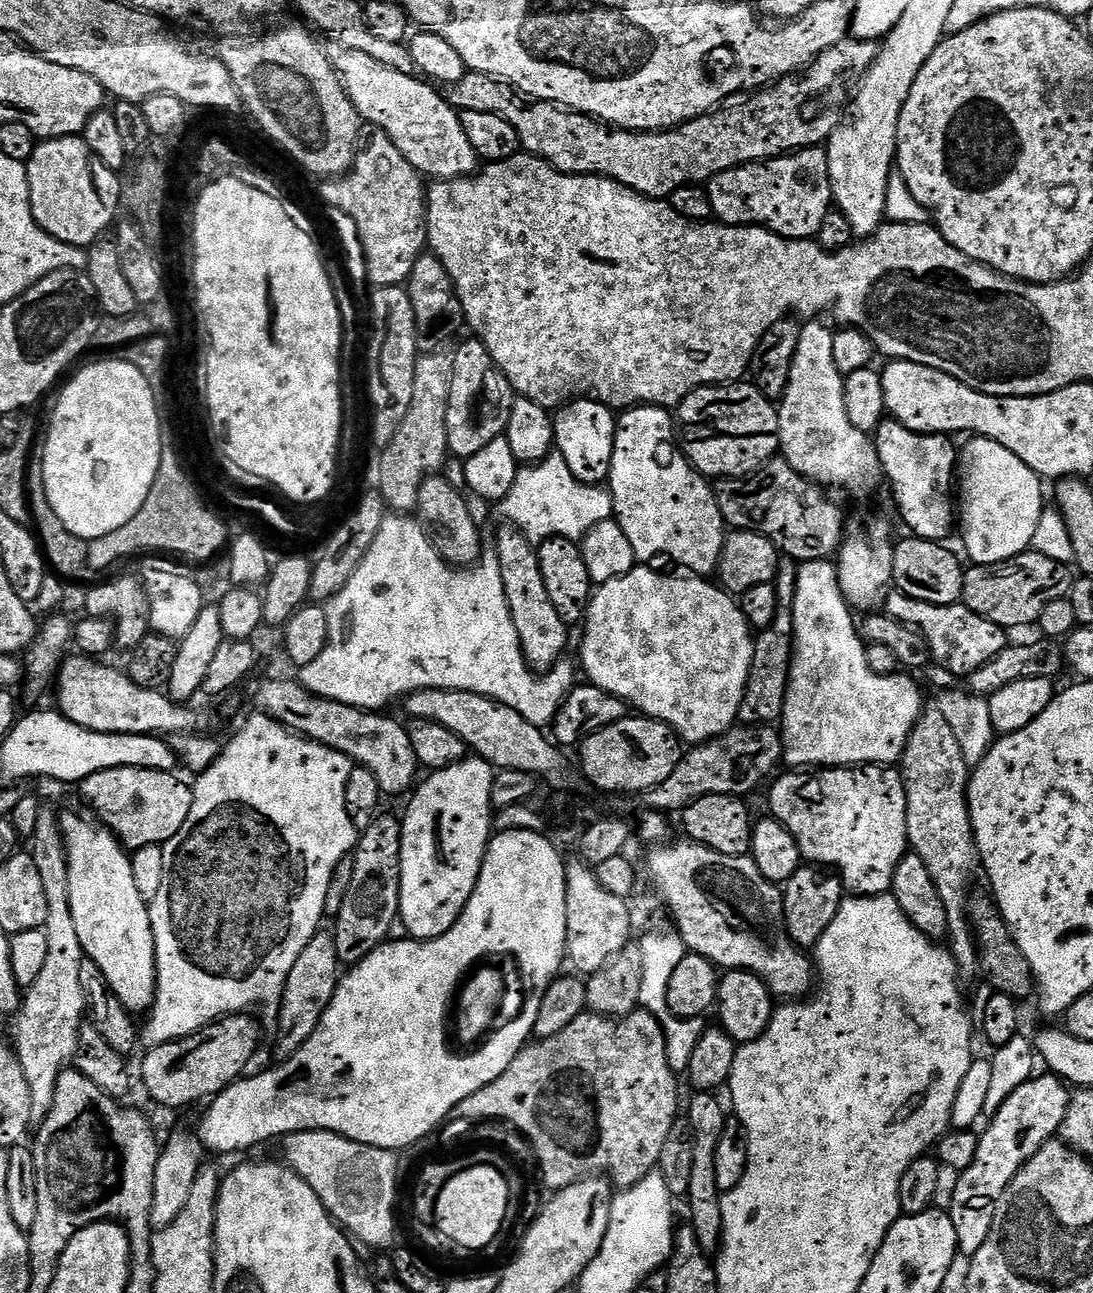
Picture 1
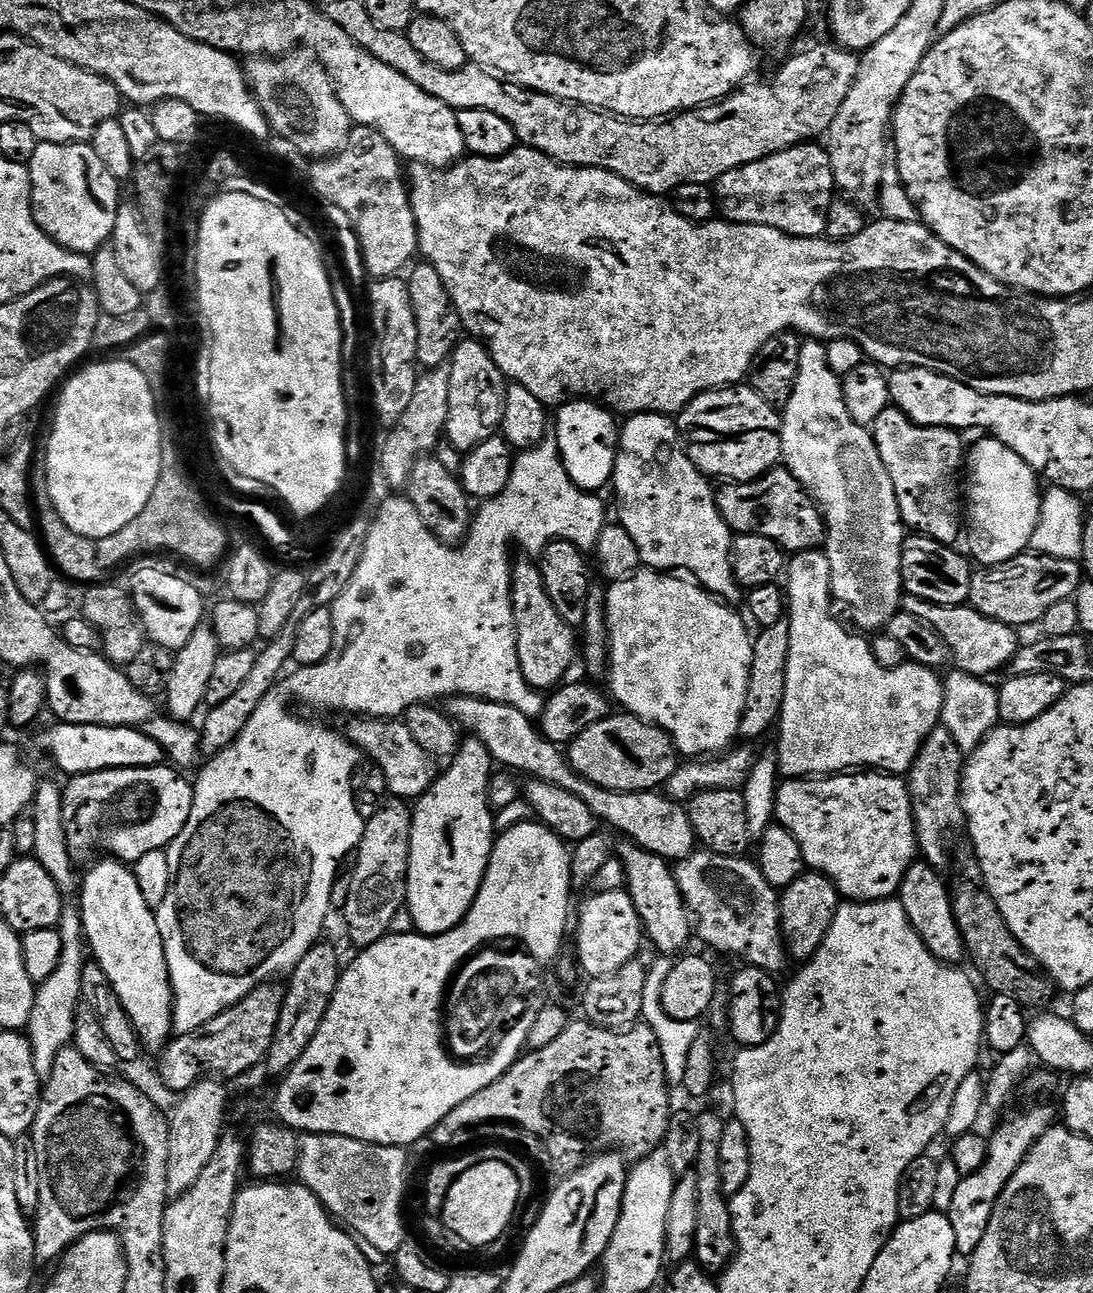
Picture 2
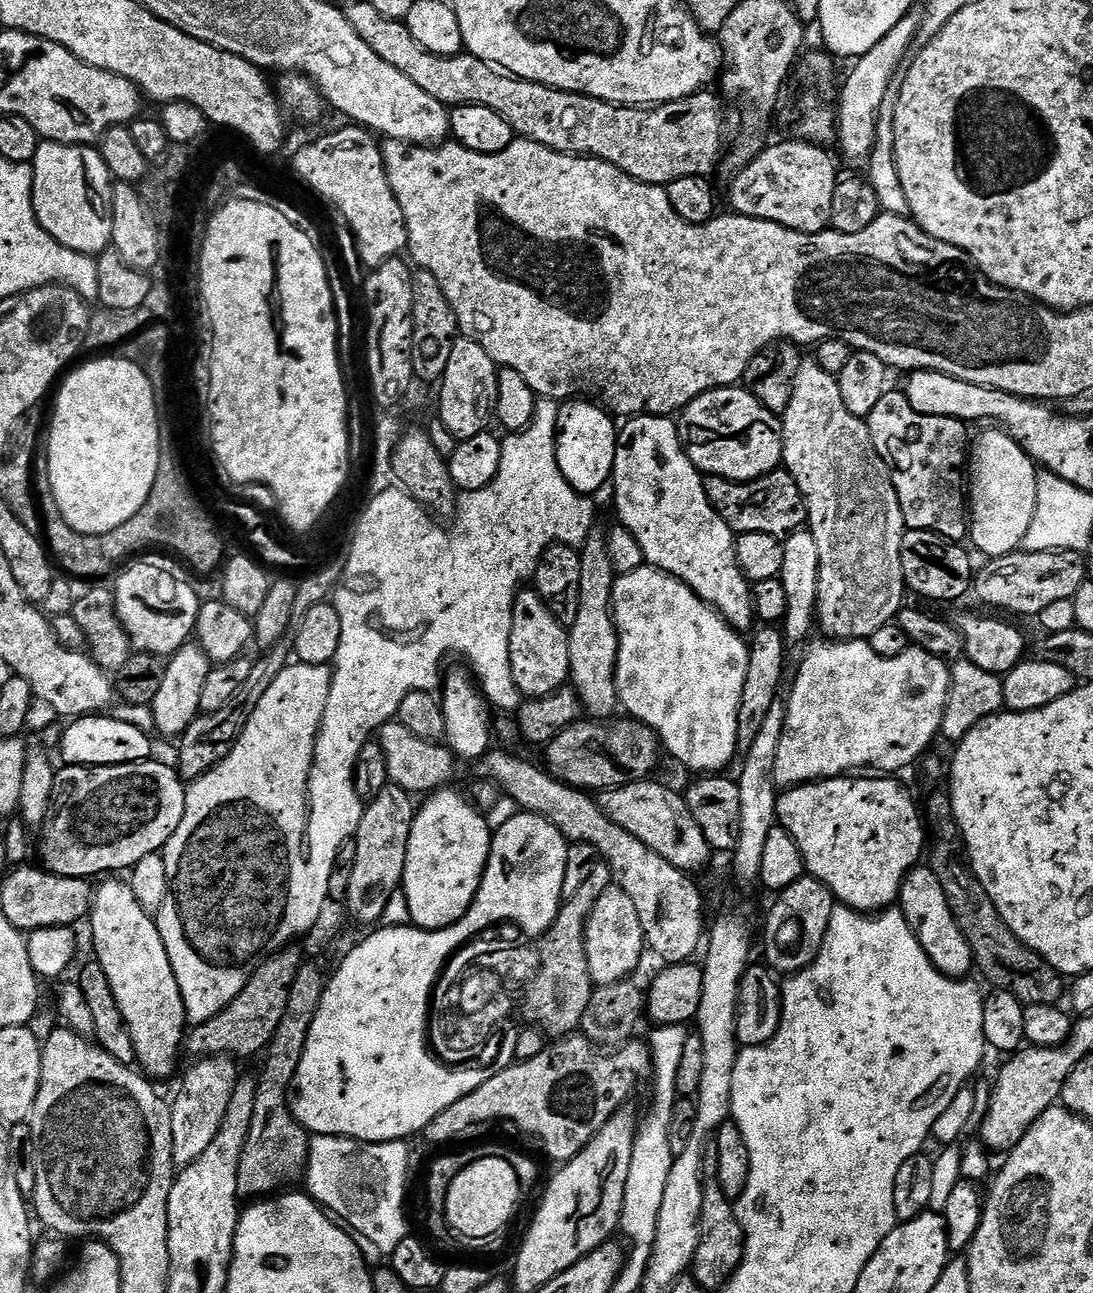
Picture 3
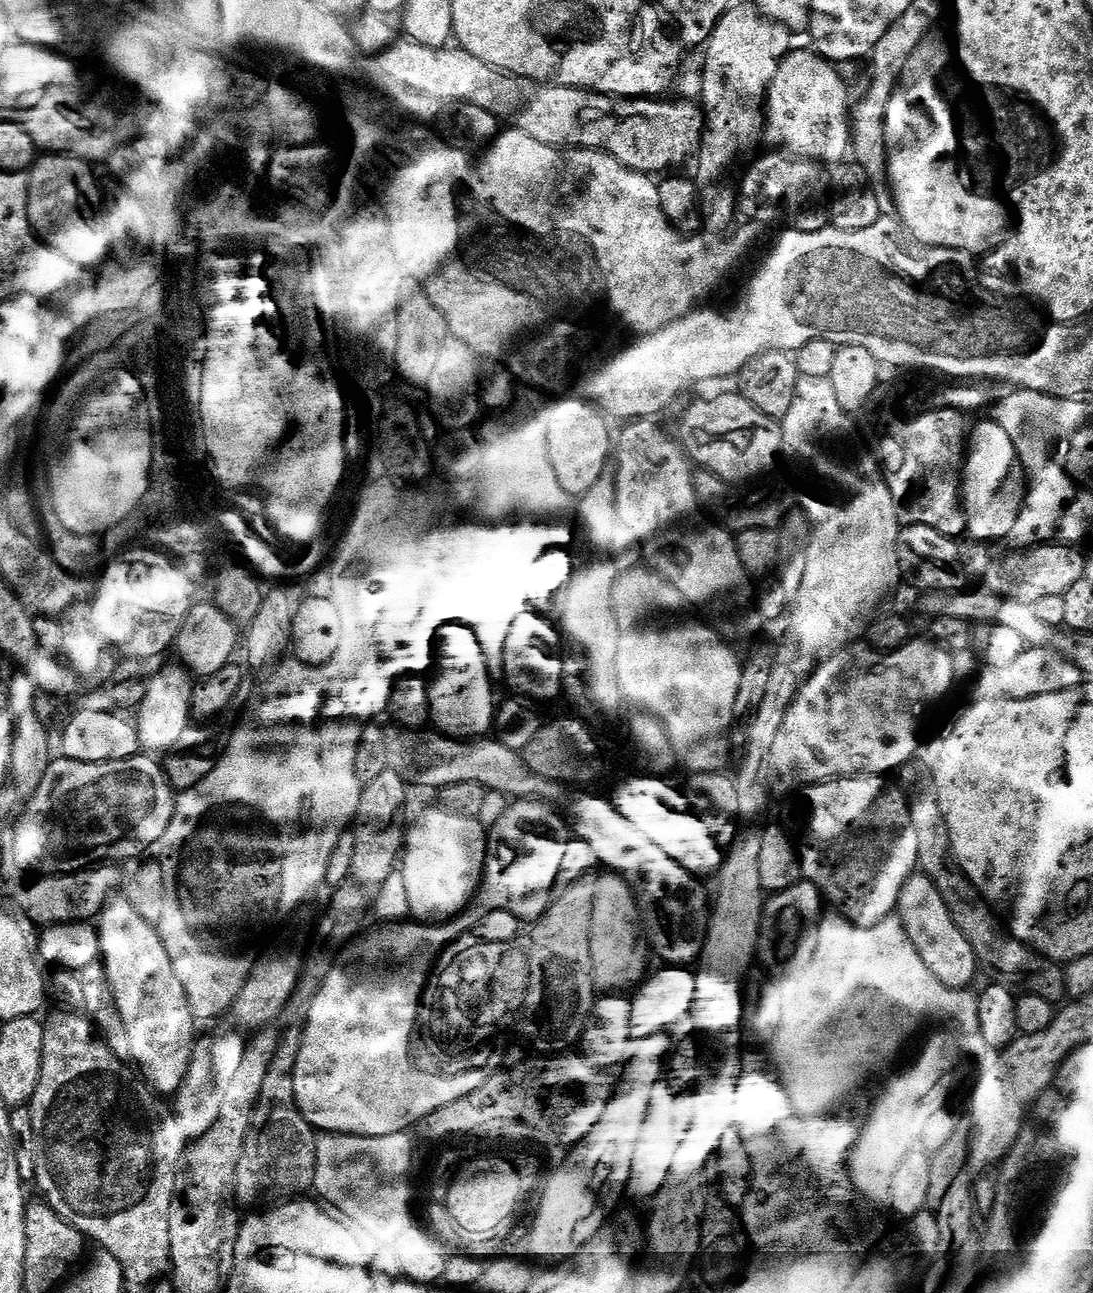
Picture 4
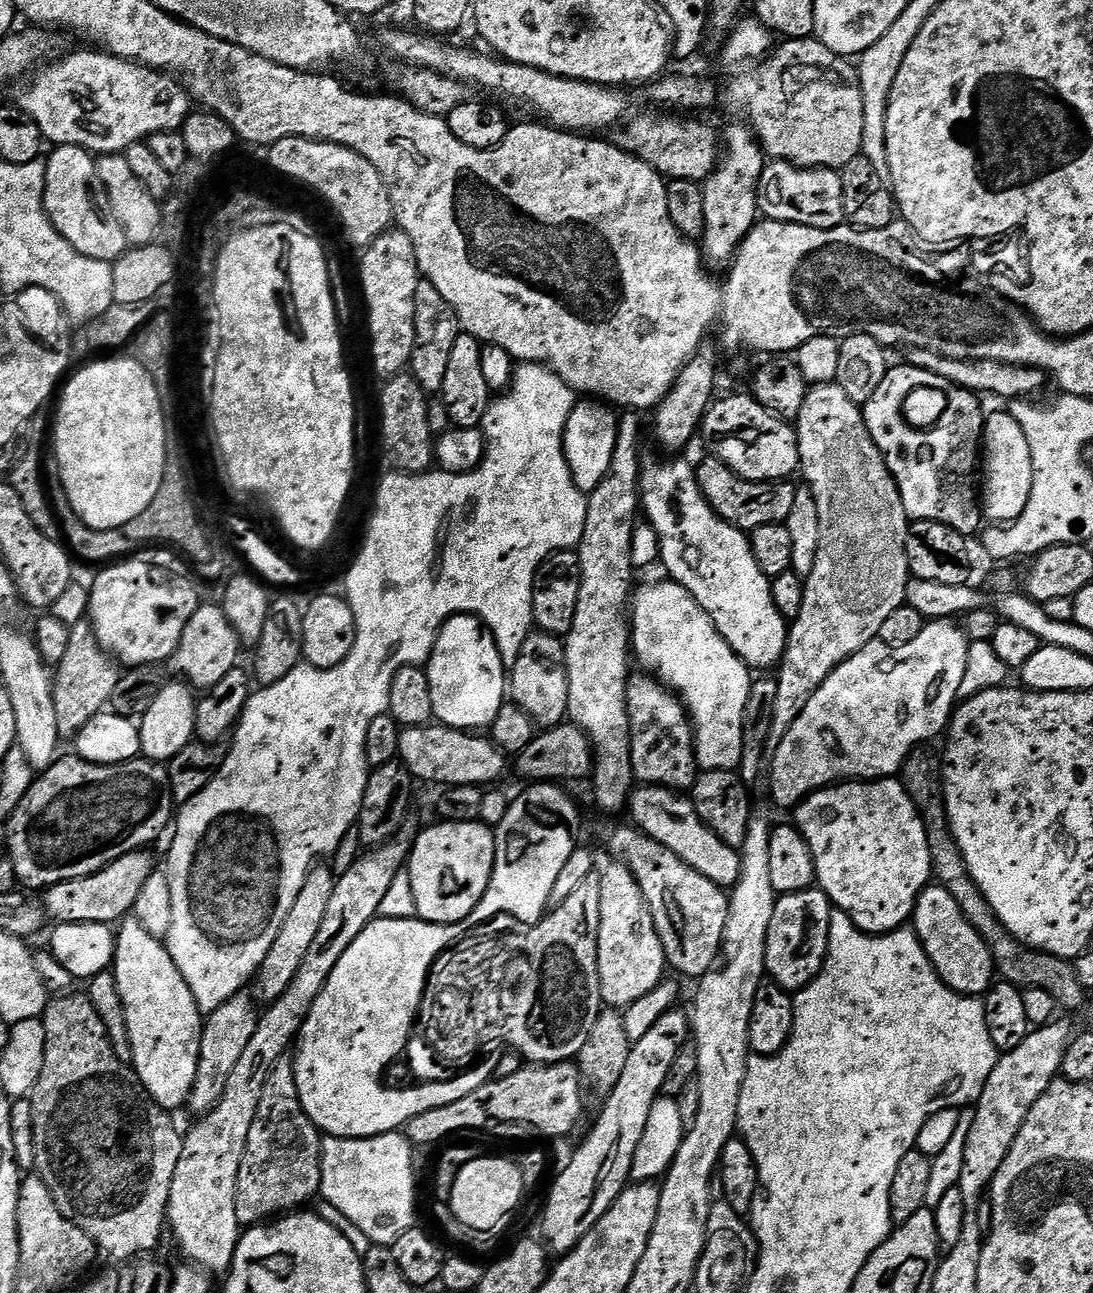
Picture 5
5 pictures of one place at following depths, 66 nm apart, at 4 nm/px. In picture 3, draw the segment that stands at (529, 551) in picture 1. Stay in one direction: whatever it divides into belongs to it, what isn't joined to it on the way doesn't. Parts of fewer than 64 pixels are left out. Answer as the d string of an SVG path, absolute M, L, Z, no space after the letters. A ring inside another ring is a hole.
M534 590L517 591L513 602L513 629L510 630L510 670L521 697L551 696L569 683L570 670L569 629L550 614L544 599Z

